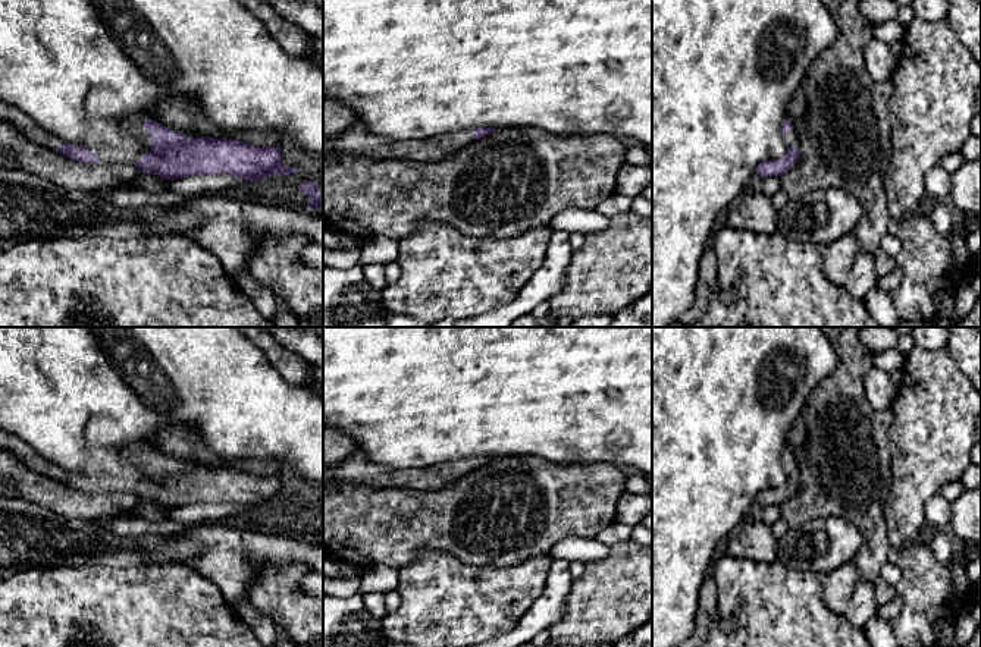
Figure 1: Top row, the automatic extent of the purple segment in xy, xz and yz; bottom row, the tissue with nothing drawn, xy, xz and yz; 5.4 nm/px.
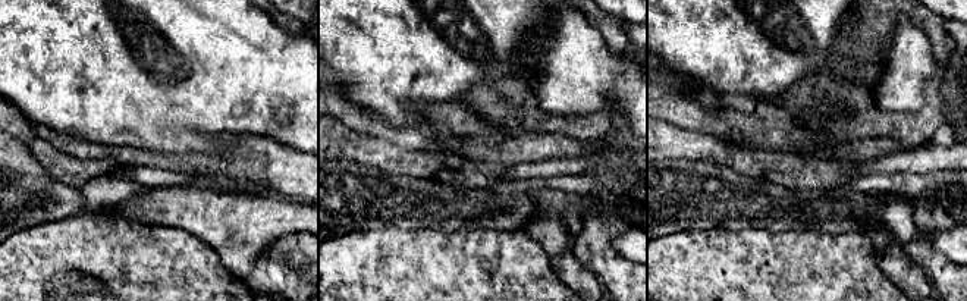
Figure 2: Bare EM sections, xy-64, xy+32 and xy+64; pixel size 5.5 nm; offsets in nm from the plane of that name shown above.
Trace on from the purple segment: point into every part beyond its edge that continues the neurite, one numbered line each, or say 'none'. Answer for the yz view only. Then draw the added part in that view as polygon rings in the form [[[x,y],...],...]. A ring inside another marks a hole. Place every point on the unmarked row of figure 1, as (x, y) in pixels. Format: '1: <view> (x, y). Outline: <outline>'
1: yz (790, 467). Outline: [[[792,458],[792,459],[789,459],[789,461],[784,461],[784,462],[783,462],[783,469],[784,469],[786,474],[789,474],[789,475],[792,475],[792,477],[797,477],[797,478],[802,477],[802,472],[799,471],[794,458]]]

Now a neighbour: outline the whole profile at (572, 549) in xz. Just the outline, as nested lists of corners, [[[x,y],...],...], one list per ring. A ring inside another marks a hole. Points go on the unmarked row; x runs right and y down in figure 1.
[[[565,537],[549,553],[552,559],[562,559],[567,563],[582,562],[584,565],[602,560],[609,555],[609,546],[596,537]]]

